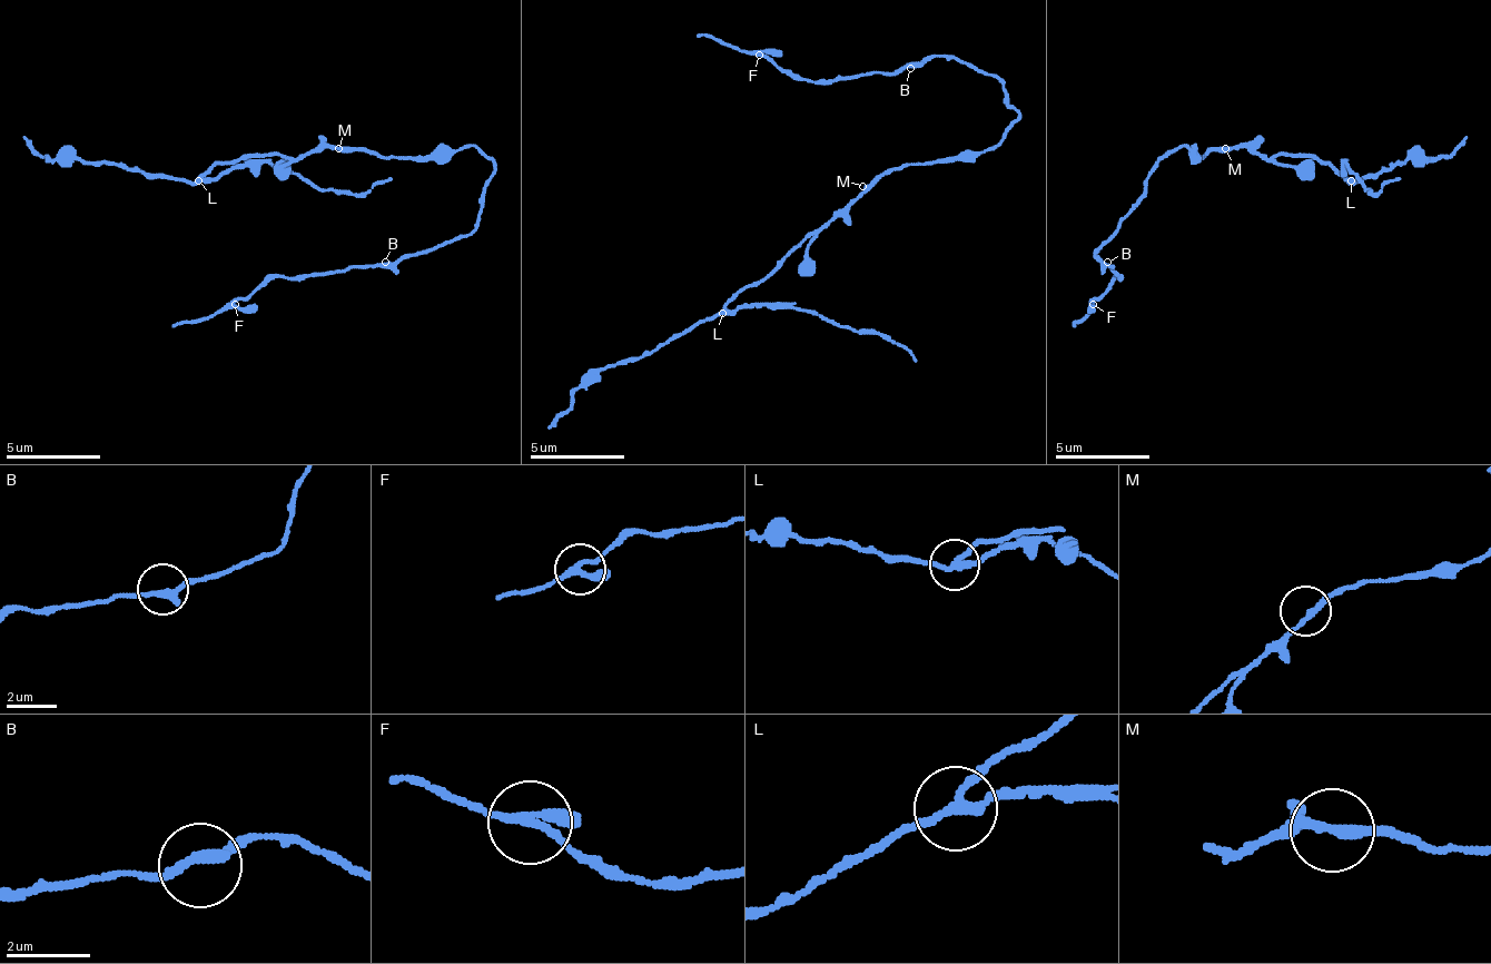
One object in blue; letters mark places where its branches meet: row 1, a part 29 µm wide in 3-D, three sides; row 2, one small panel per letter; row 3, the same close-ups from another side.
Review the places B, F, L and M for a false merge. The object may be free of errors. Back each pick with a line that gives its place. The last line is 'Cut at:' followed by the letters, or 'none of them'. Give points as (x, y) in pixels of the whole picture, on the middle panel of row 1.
L: (722, 313)
Cut at: L

